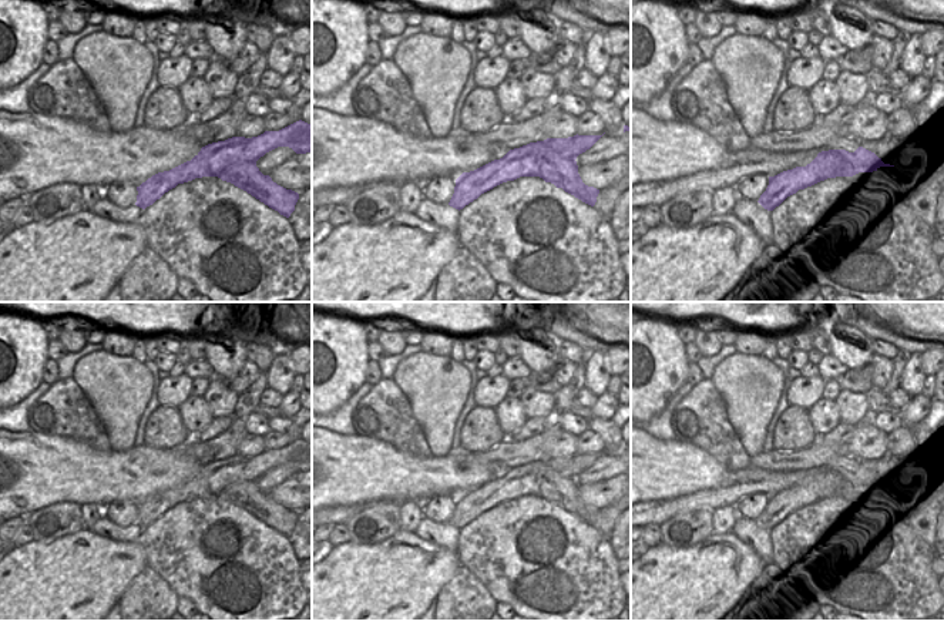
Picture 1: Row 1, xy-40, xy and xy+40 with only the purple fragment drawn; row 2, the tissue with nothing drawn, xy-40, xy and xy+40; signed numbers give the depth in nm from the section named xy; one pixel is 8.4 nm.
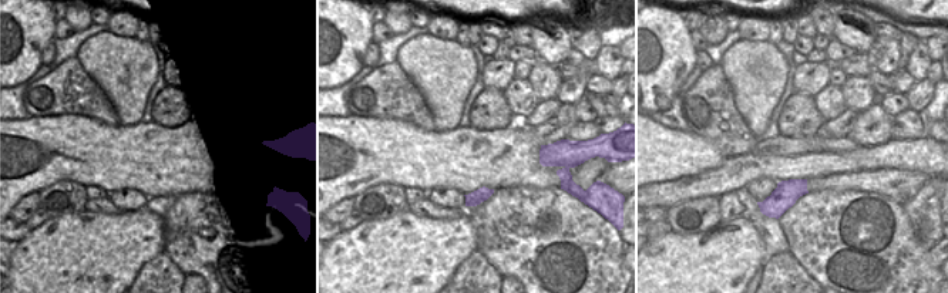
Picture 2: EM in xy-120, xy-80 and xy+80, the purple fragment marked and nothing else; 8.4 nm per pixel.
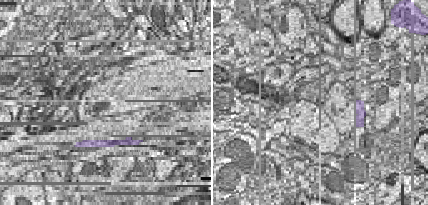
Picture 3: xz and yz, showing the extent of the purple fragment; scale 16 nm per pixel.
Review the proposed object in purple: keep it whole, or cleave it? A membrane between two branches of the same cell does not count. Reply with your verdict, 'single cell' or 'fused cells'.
fused cells

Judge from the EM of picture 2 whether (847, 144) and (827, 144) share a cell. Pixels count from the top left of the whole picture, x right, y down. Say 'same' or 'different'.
same

